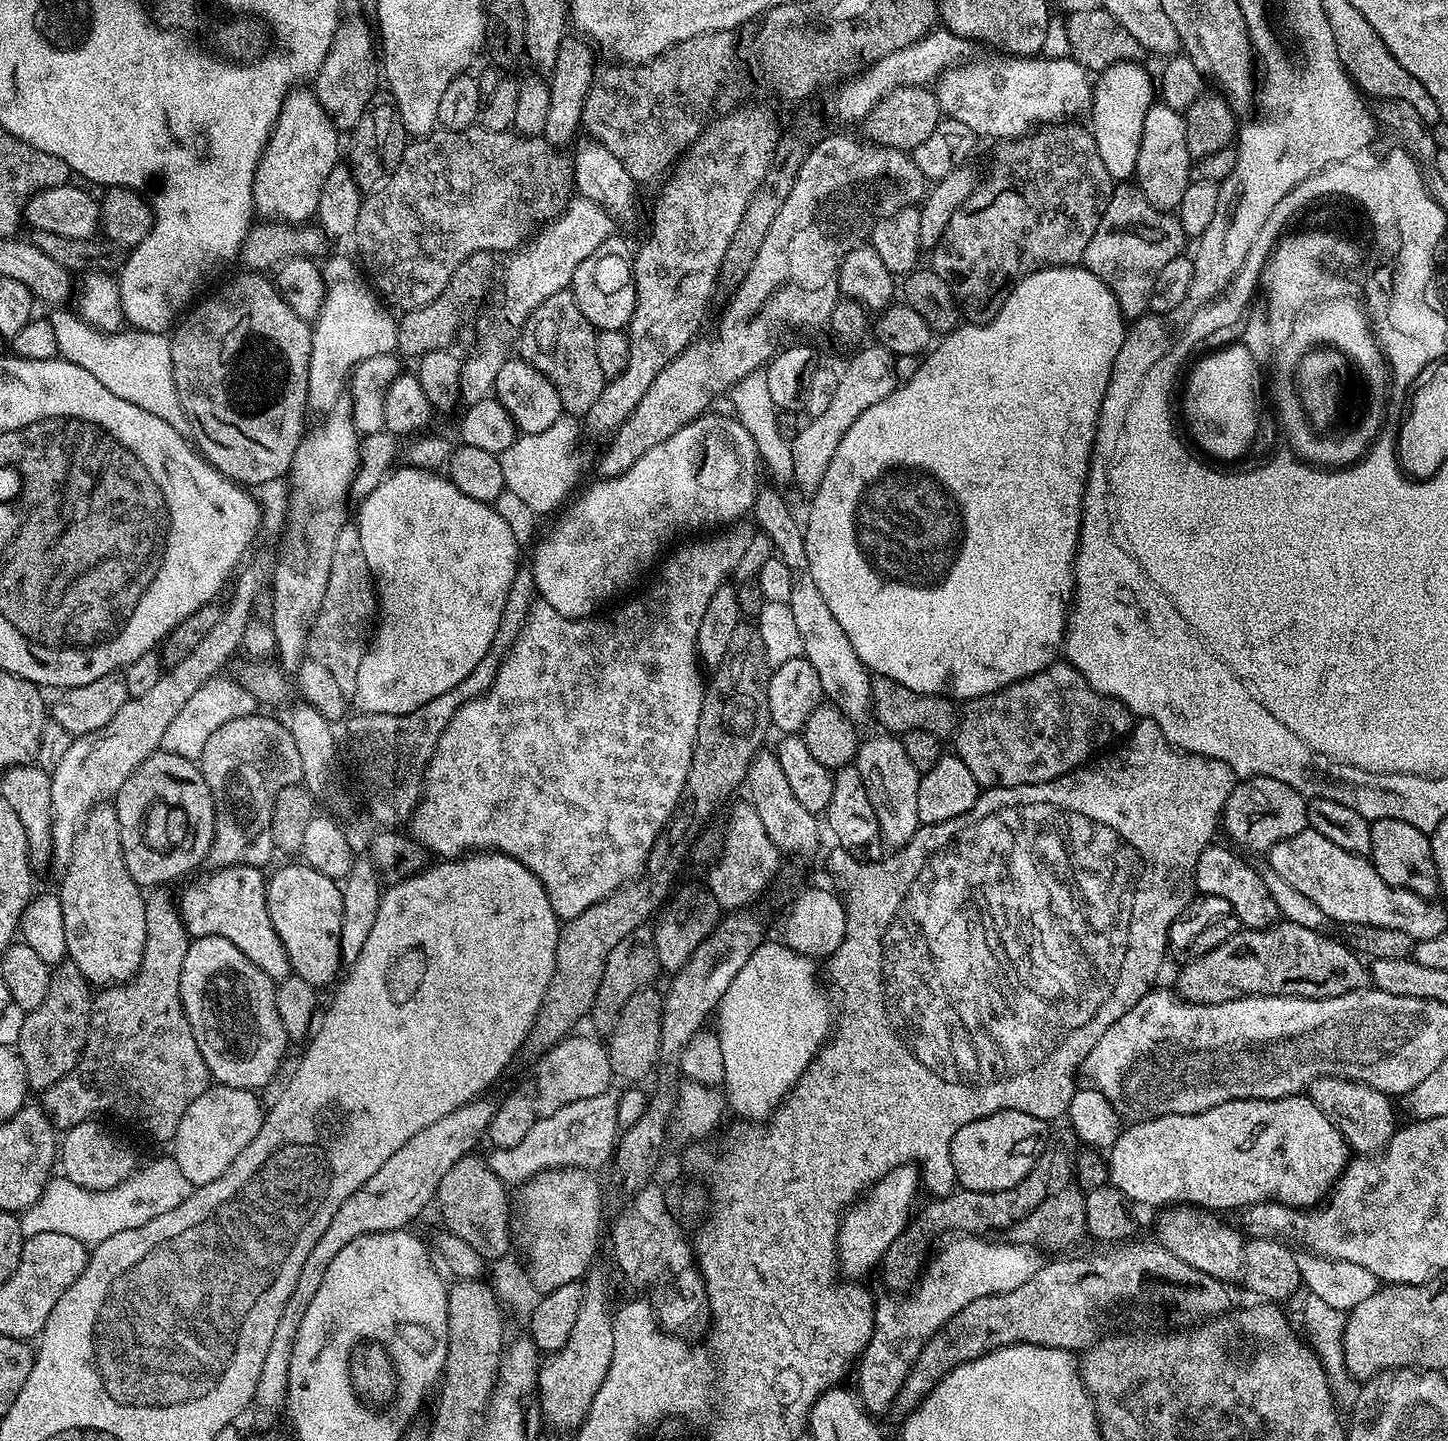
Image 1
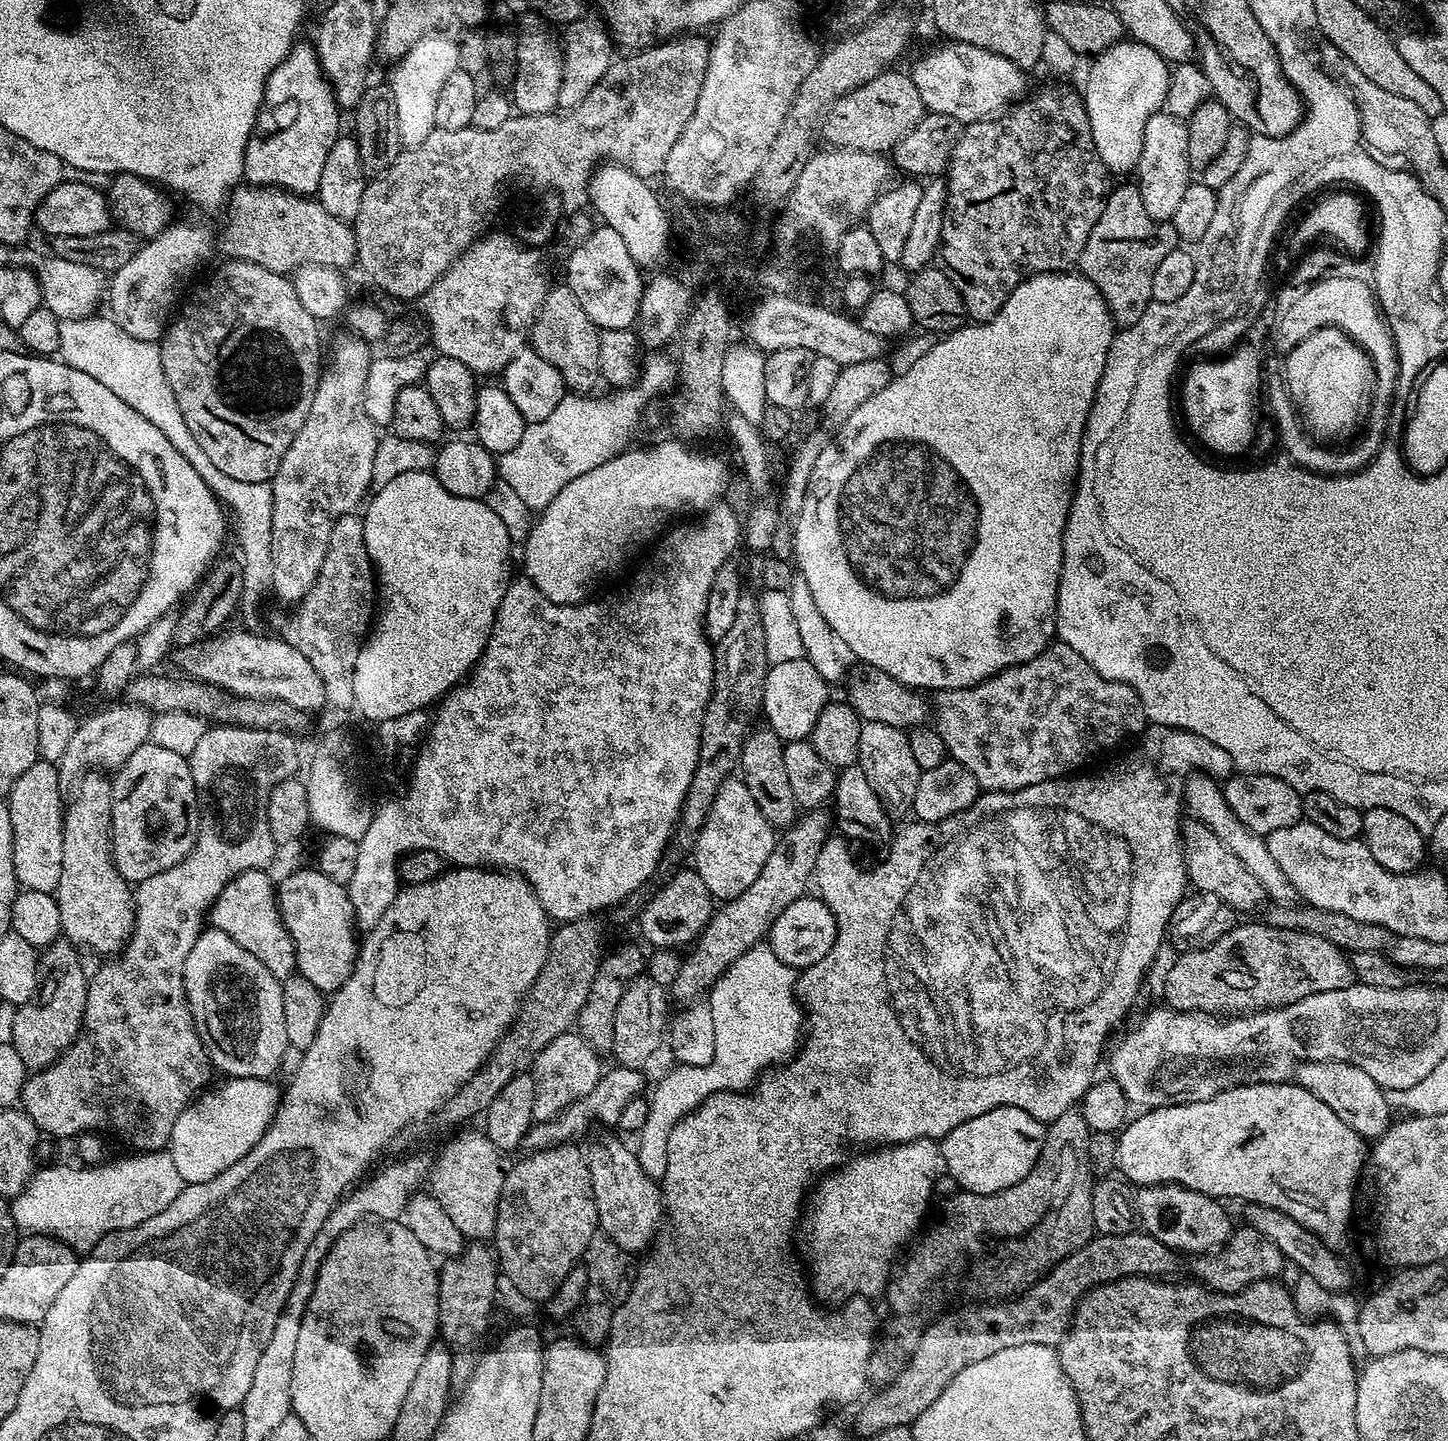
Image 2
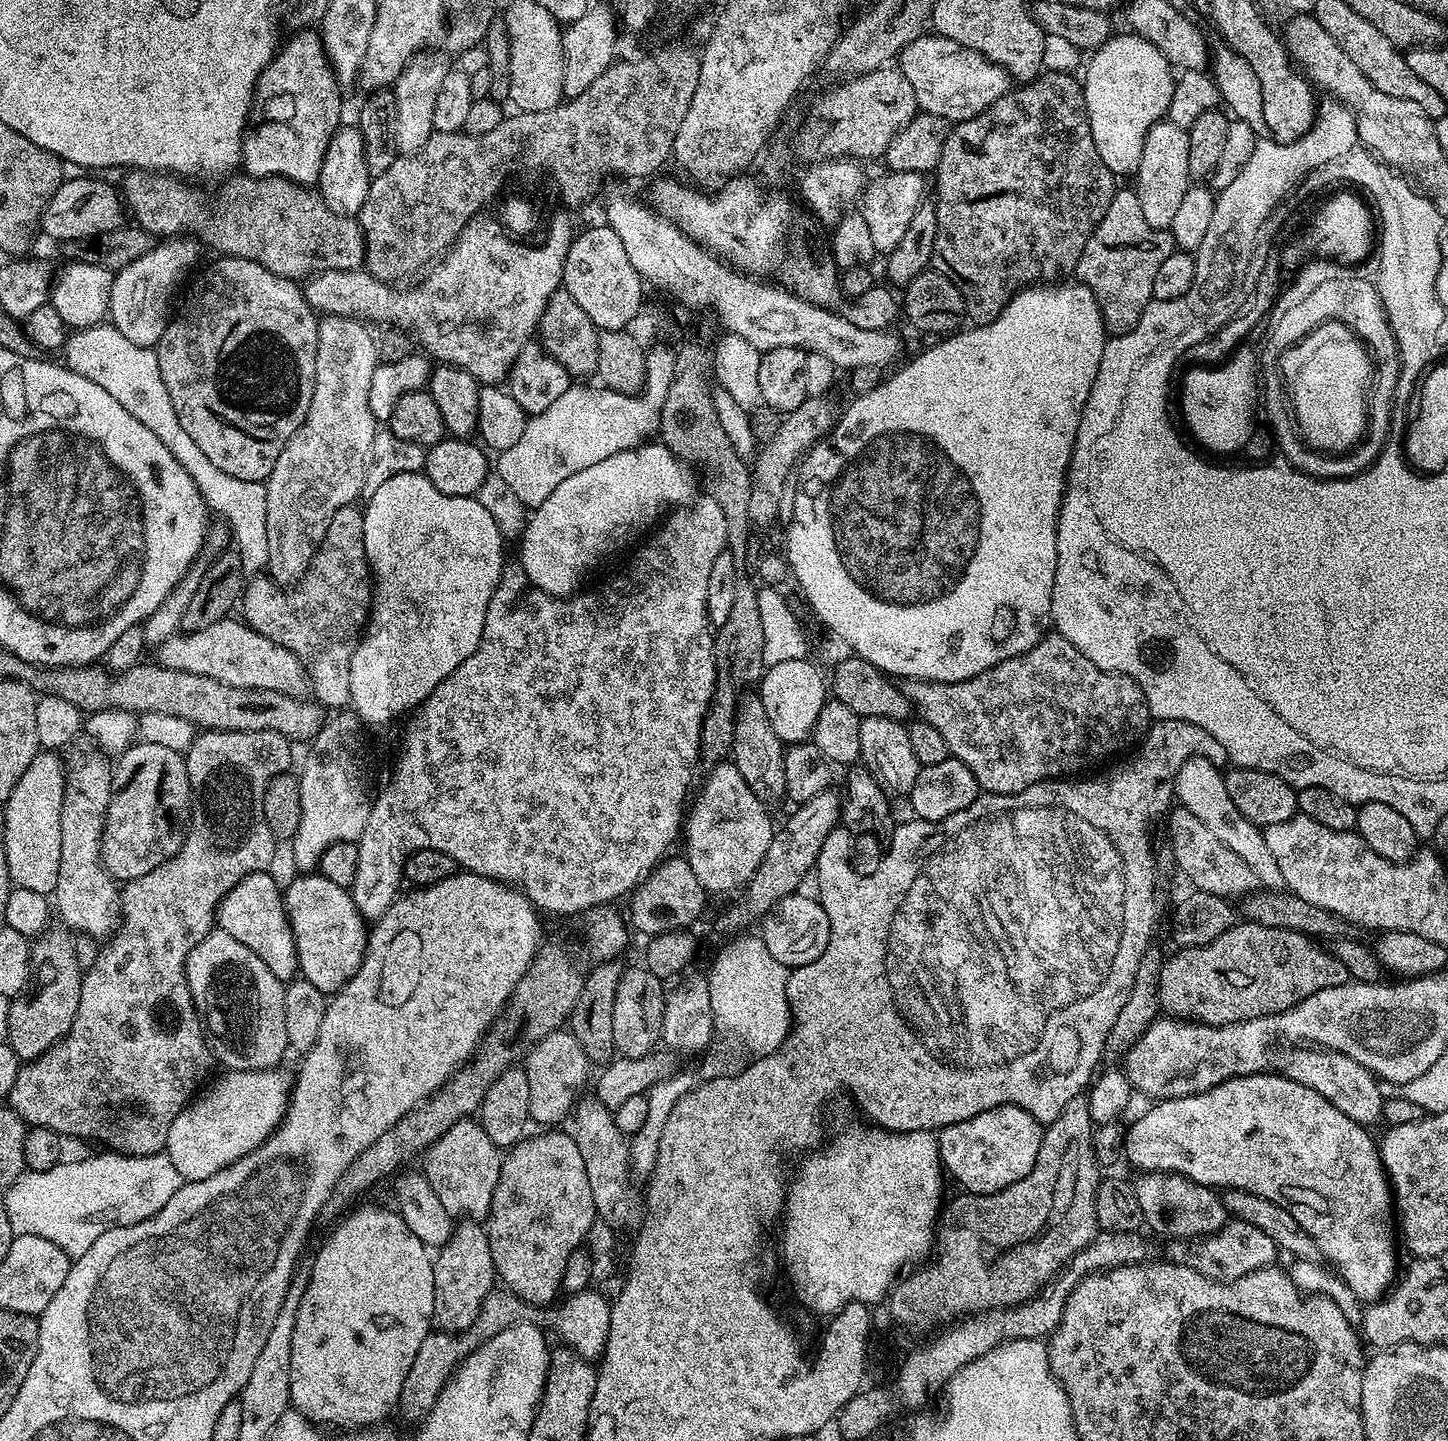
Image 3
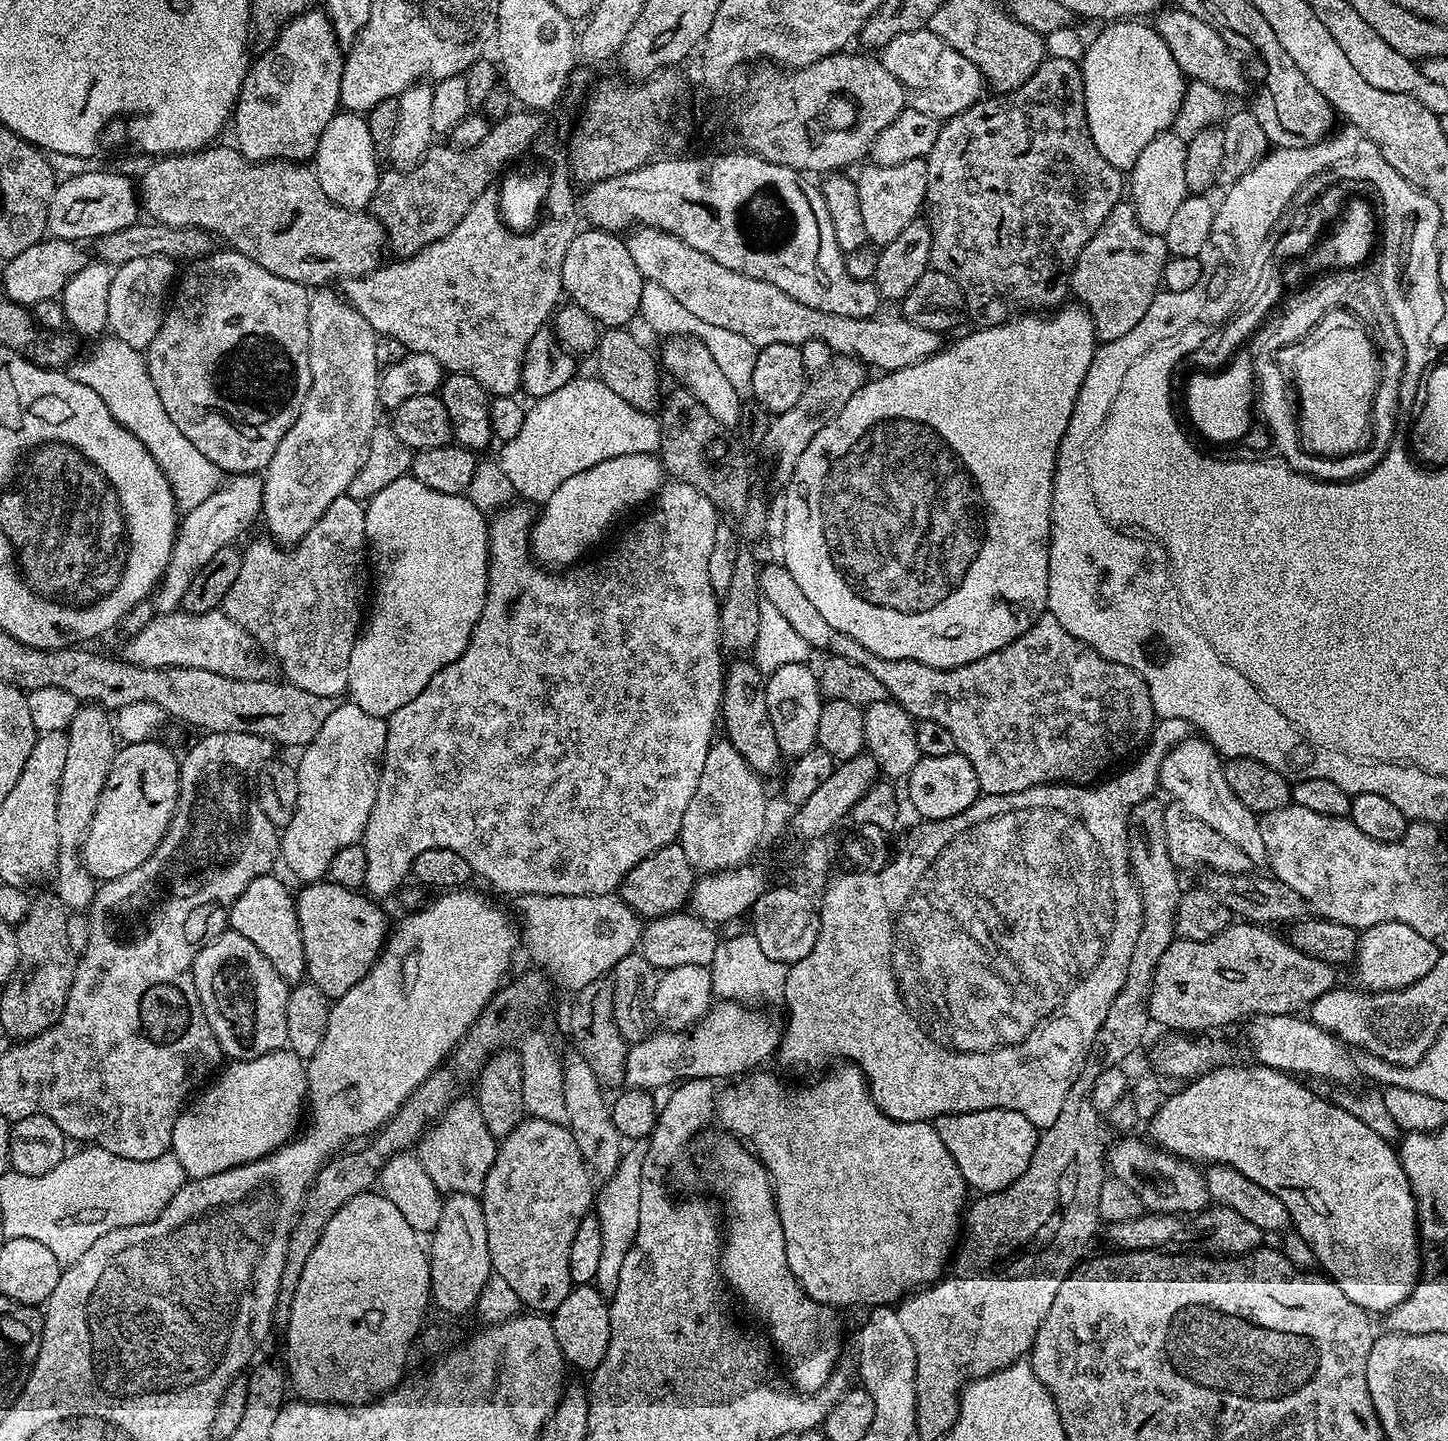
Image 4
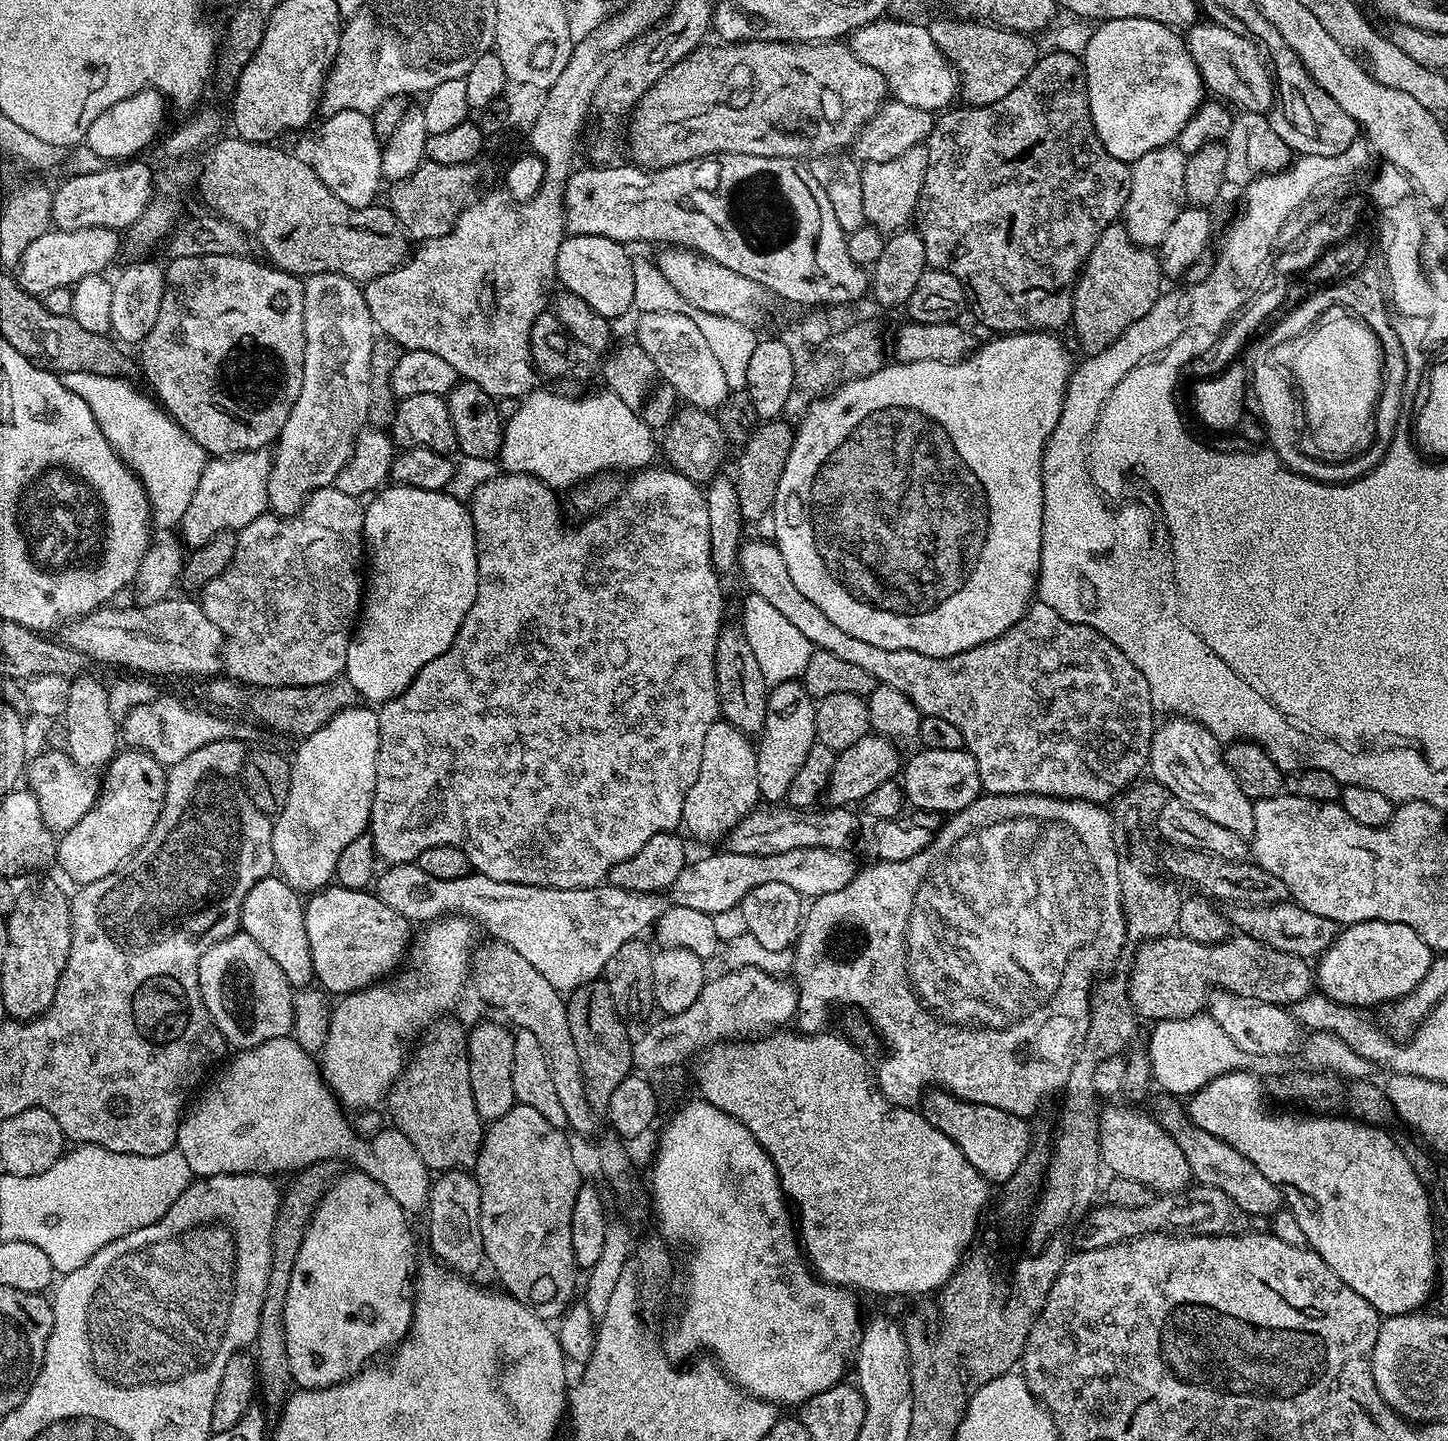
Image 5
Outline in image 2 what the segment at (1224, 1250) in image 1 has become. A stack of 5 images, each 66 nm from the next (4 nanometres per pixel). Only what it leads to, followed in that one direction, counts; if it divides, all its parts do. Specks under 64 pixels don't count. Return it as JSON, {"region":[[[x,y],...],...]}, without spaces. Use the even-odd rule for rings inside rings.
{"region":[[[1181,1184],[1144,1186],[1135,1193],[1135,1197],[1138,1220],[1143,1231],[1177,1254],[1215,1252],[1228,1243],[1234,1231],[1229,1209],[1217,1197],[1184,1188]]]}

